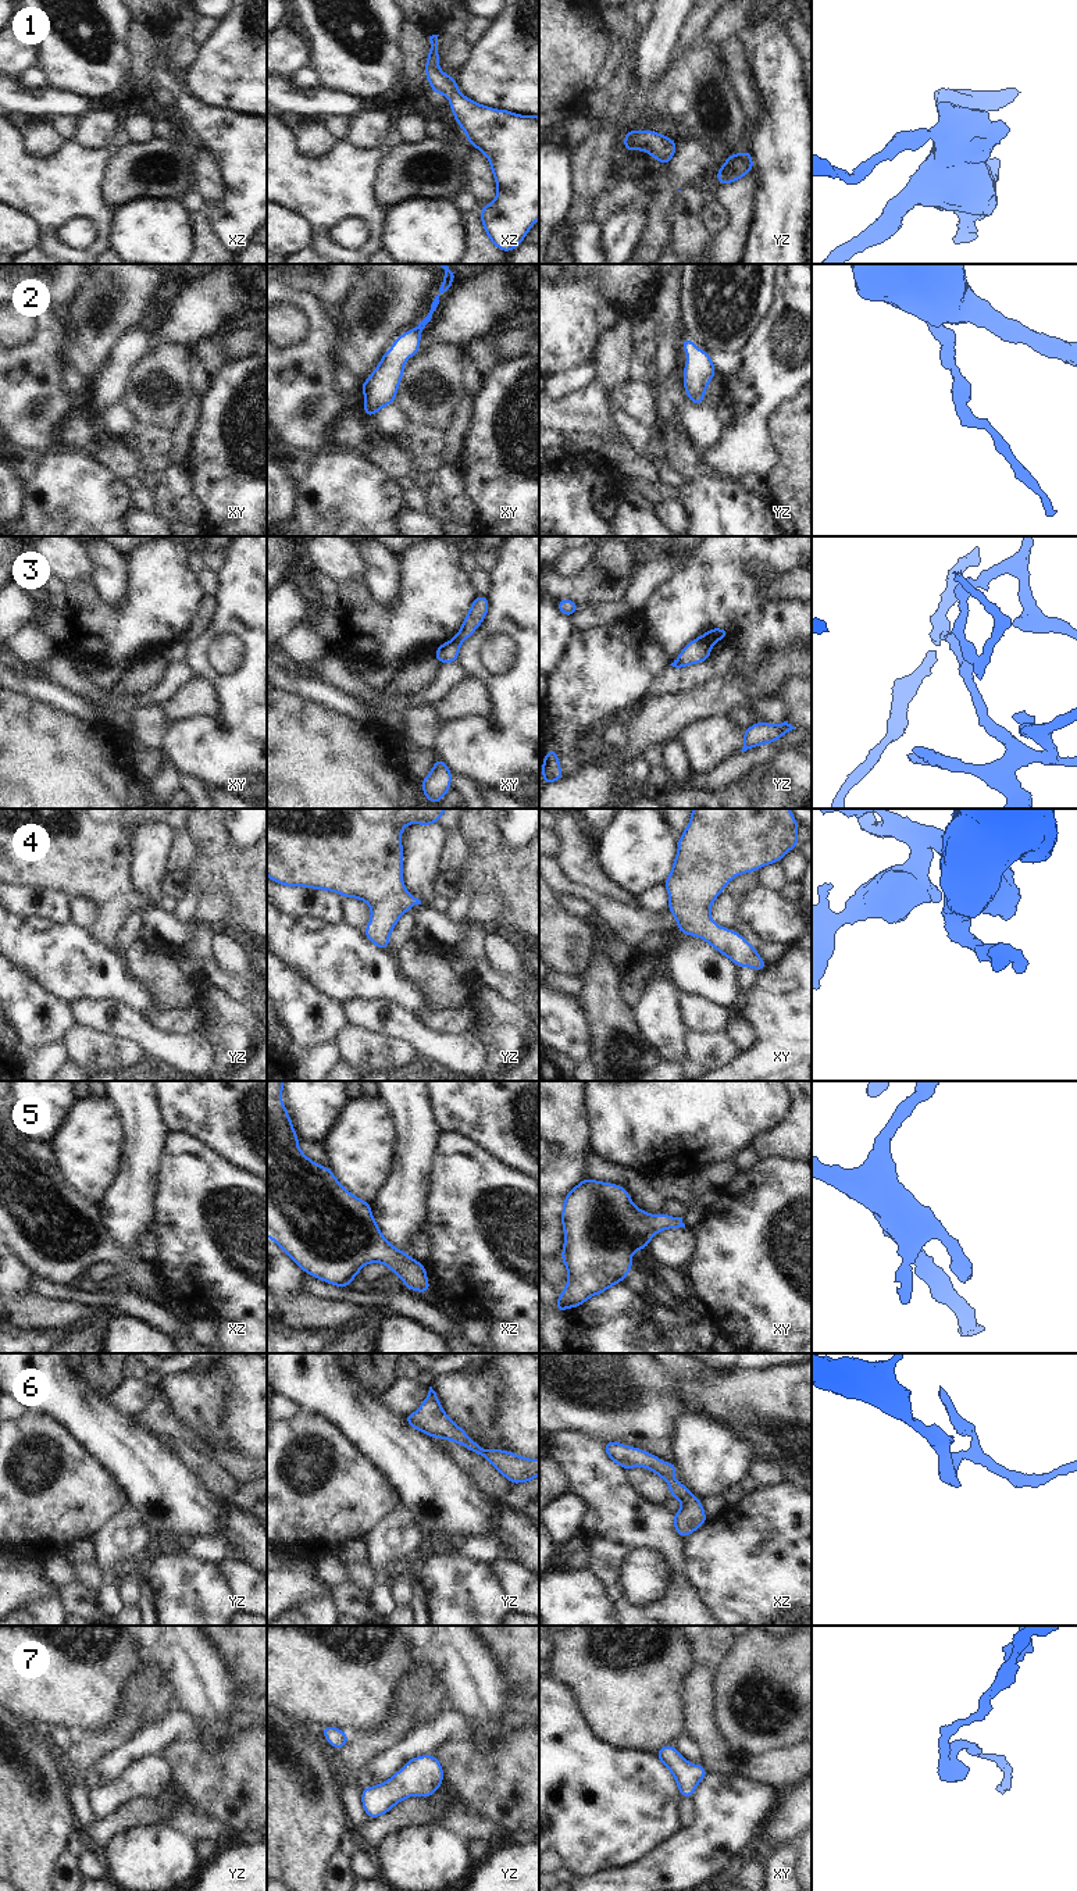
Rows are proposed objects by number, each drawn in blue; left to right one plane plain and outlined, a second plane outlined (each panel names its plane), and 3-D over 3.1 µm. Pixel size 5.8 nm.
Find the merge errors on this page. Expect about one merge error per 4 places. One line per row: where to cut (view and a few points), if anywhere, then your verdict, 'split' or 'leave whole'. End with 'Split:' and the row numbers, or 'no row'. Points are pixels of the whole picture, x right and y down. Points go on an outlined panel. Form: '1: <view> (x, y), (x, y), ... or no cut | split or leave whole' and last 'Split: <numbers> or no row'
1: no cut | leave whole
2: no cut | leave whole
3: yz (698, 638), (710, 646) | split
4: no cut | leave whole
5: no cut | leave whole
6: no cut | leave whole
7: no cut | leave whole
Split: 3

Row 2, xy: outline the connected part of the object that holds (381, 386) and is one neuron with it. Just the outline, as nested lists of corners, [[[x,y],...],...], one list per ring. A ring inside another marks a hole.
[[[447,264],[441,267],[445,270],[445,276],[439,295],[452,286],[454,278],[454,272],[449,270]],[[439,295],[435,296],[428,315],[414,329],[409,329],[402,336],[397,336],[393,340],[392,349],[382,354],[378,367],[365,382],[360,383],[360,388],[364,390],[364,418],[377,415],[378,410],[395,403],[406,365],[404,360],[420,353],[421,332],[439,304]]]

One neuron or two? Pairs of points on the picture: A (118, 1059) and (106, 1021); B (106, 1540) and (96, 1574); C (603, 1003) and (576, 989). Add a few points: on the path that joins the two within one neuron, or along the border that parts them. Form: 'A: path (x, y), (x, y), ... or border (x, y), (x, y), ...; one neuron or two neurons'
A: border (79, 1024), (100, 1033), (127, 1038), (141, 1048); two neurons
B: border (97, 1563), (107, 1574); two neurons
C: border (582, 978), (582, 992), (578, 999); two neurons

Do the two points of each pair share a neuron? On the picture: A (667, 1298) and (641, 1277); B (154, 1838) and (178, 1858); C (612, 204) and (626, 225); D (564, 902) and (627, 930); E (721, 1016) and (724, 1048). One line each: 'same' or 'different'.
A: same
B: same
C: different
D: different
E: different

